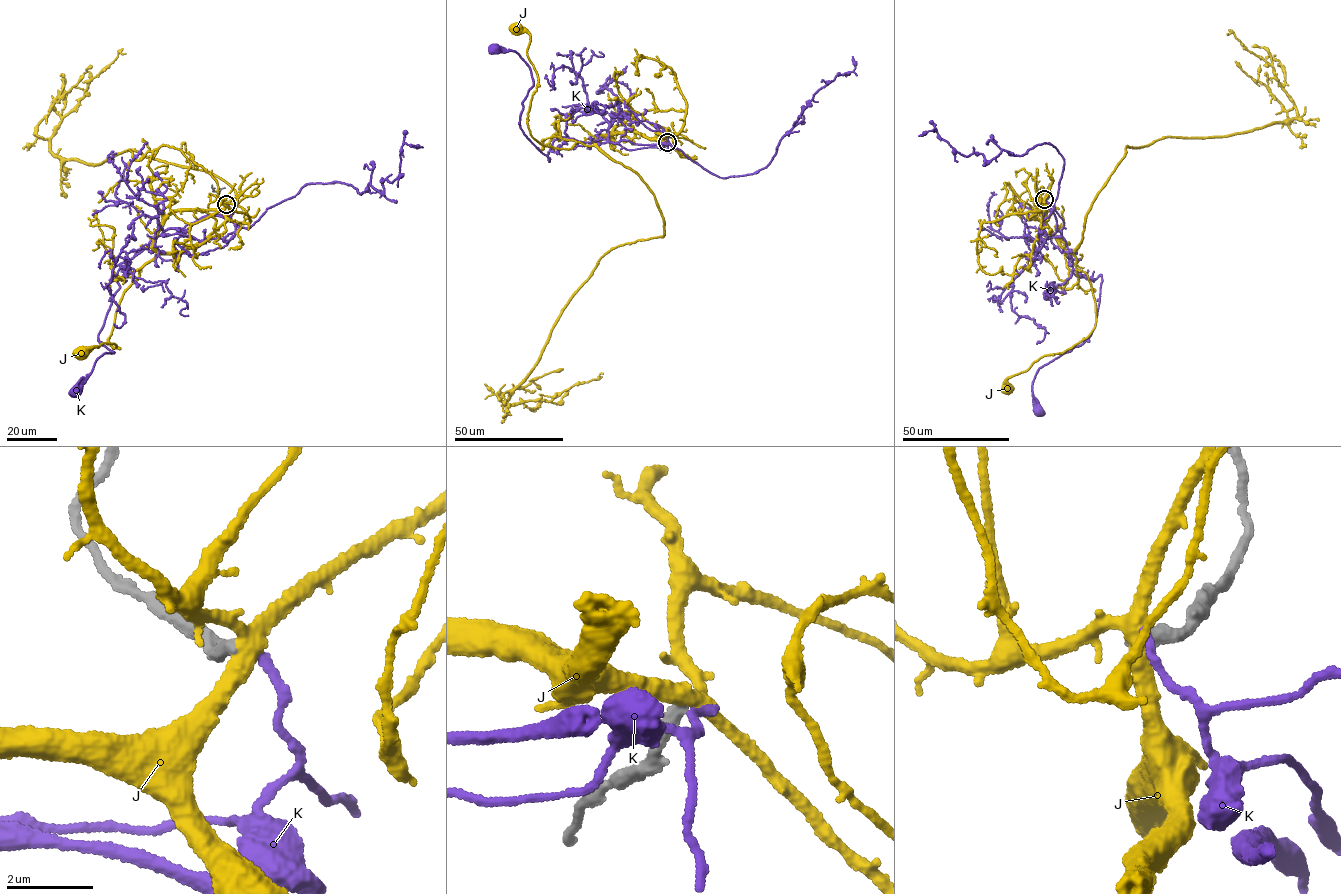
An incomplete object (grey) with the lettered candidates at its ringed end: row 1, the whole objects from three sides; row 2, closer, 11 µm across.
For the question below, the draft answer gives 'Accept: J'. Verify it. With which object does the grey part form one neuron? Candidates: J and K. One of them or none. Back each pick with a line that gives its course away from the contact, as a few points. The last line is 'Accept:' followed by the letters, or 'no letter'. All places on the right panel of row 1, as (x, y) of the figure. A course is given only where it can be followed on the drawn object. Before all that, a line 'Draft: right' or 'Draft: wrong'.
Draft: wrong
Accept: no letter

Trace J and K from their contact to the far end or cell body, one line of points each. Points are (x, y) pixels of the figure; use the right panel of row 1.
J: (1044, 199), (1043, 219), (1087, 275), (1096, 321), (1086, 337), (1065, 352), (1043, 356), (1008, 377), (1006, 387)
K: (1045, 199), (1063, 221), (1062, 235), (1075, 275), (1102, 277), (1089, 338), (1040, 367), (1034, 378), (1039, 410)

